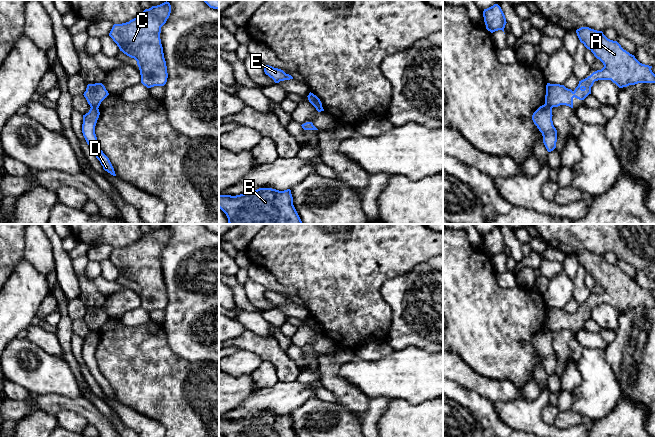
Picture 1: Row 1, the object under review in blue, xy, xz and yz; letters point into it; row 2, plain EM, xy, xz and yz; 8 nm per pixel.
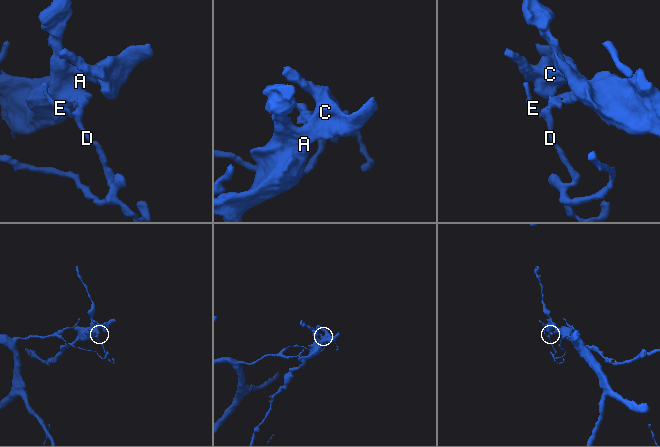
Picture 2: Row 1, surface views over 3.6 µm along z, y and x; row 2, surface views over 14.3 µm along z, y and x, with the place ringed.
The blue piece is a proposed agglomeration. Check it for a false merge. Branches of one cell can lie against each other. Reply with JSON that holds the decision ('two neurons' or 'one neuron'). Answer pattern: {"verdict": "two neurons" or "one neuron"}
{"verdict": "two neurons"}

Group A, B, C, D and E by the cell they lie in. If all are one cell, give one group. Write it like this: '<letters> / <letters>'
A B C / D E

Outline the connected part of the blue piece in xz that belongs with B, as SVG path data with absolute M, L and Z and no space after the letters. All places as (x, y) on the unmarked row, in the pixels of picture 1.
M259 412L236 420L219 418L219 432L224 437L297 437L290 413Z

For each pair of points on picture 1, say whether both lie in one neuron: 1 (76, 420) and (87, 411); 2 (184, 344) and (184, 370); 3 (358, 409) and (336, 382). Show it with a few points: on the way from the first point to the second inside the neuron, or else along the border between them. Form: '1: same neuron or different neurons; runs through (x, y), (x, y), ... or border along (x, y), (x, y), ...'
1: different neurons; border along (59, 410), (76, 411), (90, 423)
2: different neurons; border along (167, 342), (177, 354), (189, 361), (207, 361)
3: same neuron; runs through (355, 402), (342, 389)

